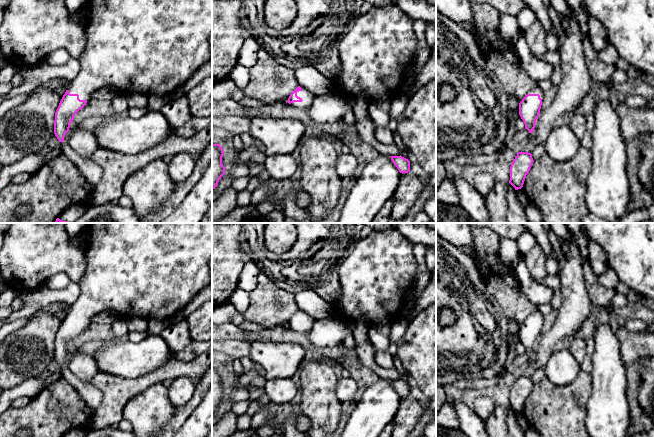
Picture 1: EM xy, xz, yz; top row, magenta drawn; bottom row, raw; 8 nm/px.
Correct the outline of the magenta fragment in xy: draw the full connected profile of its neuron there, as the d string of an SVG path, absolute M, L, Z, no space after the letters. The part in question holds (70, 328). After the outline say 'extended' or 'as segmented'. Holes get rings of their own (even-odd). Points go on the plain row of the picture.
M66 314L55 336L54 358L59 366L64 365L65 358L69 355L74 339L85 329L86 324L80 324L78 318L70 318Z | as segmented

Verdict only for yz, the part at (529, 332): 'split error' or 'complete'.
complete

